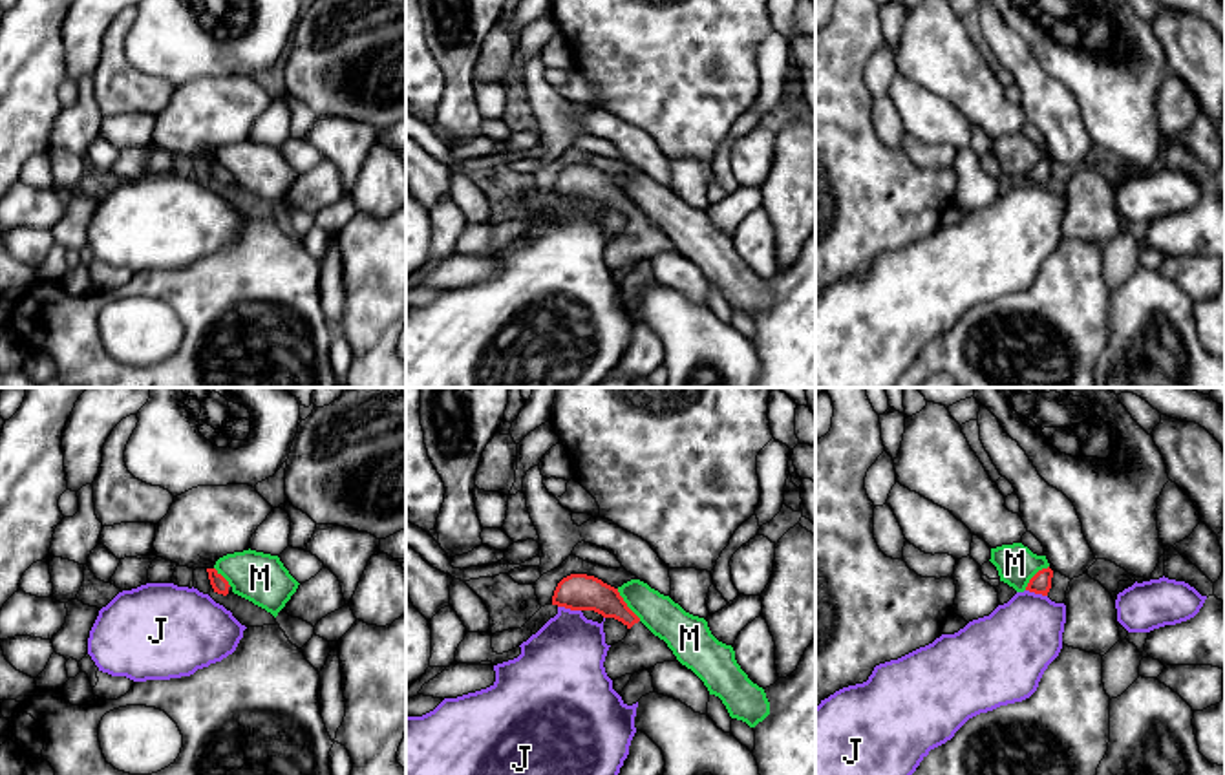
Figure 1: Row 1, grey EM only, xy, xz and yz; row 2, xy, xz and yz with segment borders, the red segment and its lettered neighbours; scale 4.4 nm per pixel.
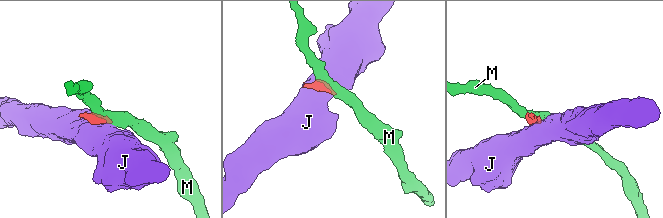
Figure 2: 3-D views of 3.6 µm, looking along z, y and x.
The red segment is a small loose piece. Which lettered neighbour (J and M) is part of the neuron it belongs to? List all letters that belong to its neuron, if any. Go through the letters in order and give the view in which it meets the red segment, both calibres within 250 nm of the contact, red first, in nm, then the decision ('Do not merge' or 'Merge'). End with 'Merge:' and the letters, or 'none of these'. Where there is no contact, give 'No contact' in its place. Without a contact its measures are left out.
J: Touches red in xz. Thickness 160 nm (red) against 360 nm. Do not merge
M: Touches red in xz. Thickness 160 nm (red) against 170 nm. Do not merge
Merge: none of these

